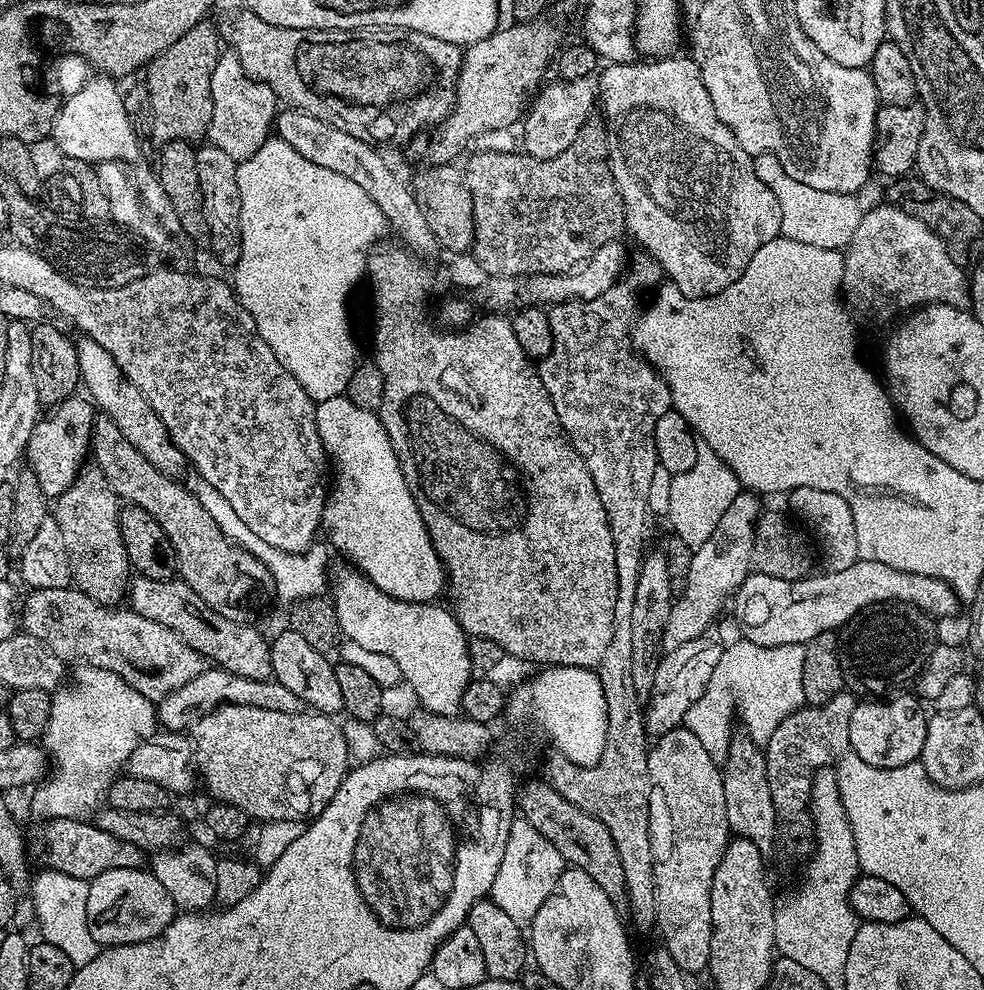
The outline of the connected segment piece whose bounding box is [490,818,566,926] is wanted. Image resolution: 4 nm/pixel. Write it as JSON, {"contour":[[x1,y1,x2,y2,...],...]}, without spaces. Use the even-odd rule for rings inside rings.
{"contour":[[523,818,512,821,510,838,506,842,506,854,502,854,502,862,498,866,498,874,494,878,494,886,490,893,490,899,514,922,521,926,531,925,532,919,538,914,542,902,552,896,556,889,556,883,565,870,562,854,549,840]]}

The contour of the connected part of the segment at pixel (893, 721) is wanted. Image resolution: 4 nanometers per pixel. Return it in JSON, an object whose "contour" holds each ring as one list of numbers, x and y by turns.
{"contour":[[915,695,912,696,896,696,893,700,868,698,865,704,864,701,857,703,854,714,850,714,848,746,851,755,879,768,901,768,917,763,926,742,929,717,924,716,920,709,921,701]]}

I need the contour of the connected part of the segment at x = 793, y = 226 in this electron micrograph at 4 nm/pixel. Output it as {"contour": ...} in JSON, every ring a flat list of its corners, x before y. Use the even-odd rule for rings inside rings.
{"contour":[[769,152,755,157,754,163,758,178,762,178,762,182,766,182,770,190,774,190,774,198,778,198,778,206,782,210,780,235,794,242,806,242,806,246,847,249,862,215,862,207,860,208,853,193,814,190,814,186,806,186,786,174,778,158,771,156]]}

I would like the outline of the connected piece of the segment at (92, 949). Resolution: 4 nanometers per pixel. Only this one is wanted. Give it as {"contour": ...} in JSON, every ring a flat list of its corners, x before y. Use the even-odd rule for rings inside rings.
{"contour":[[55,870,47,871,40,872,37,876,35,873,30,880,32,908,36,911,40,932,44,935,41,937,47,943,58,946,58,950,62,950,62,954,66,954,66,958,70,958,73,966,90,962,100,953,102,945,94,938,94,934,90,934,88,925,86,898,88,897,89,881,79,880,70,874,62,874]]}

